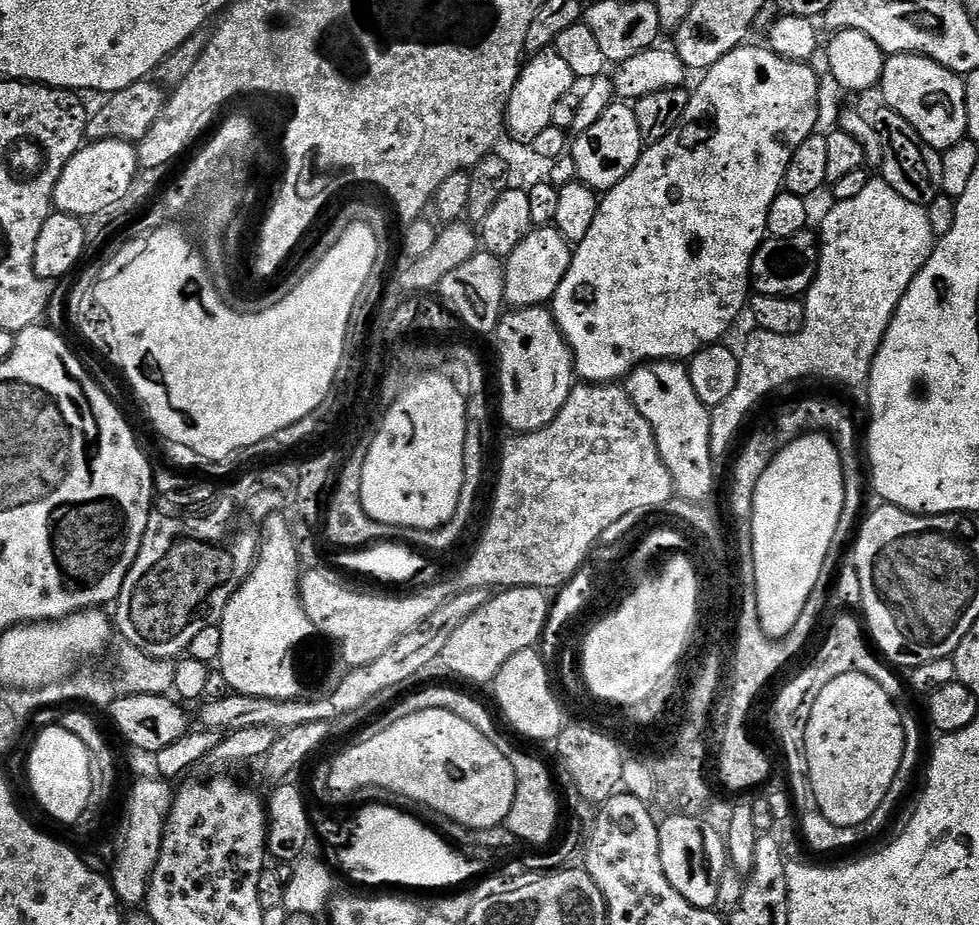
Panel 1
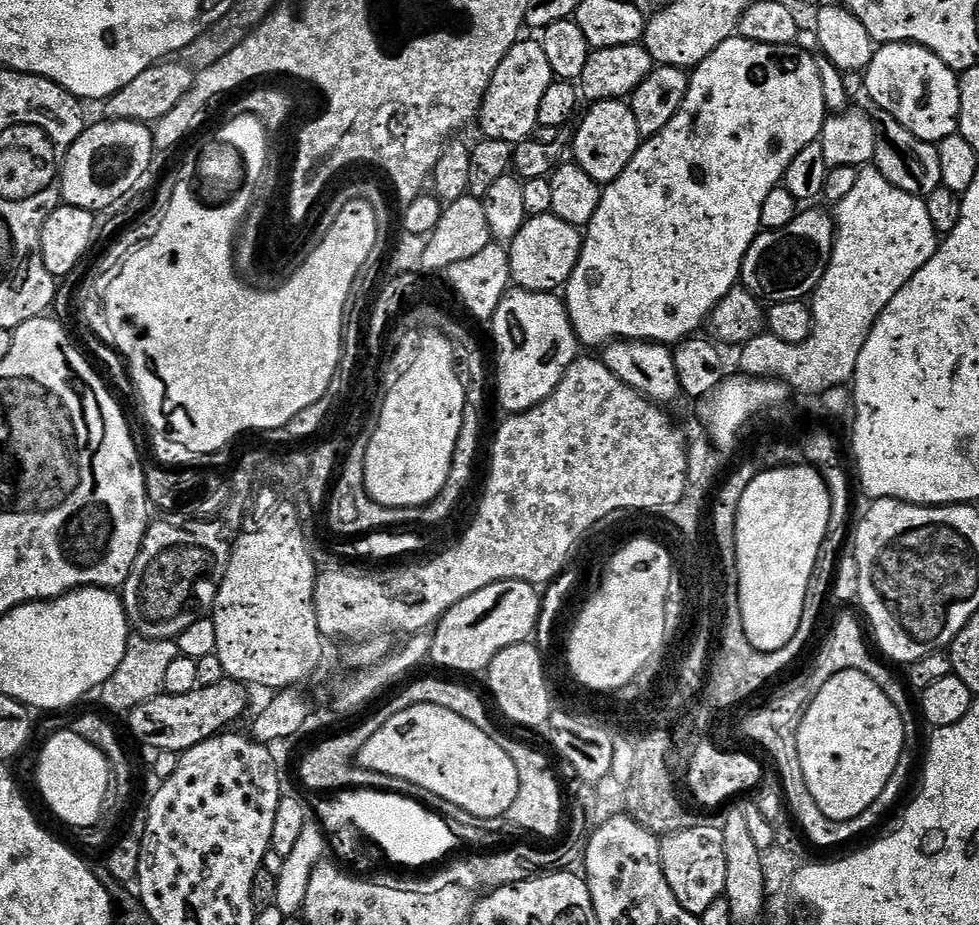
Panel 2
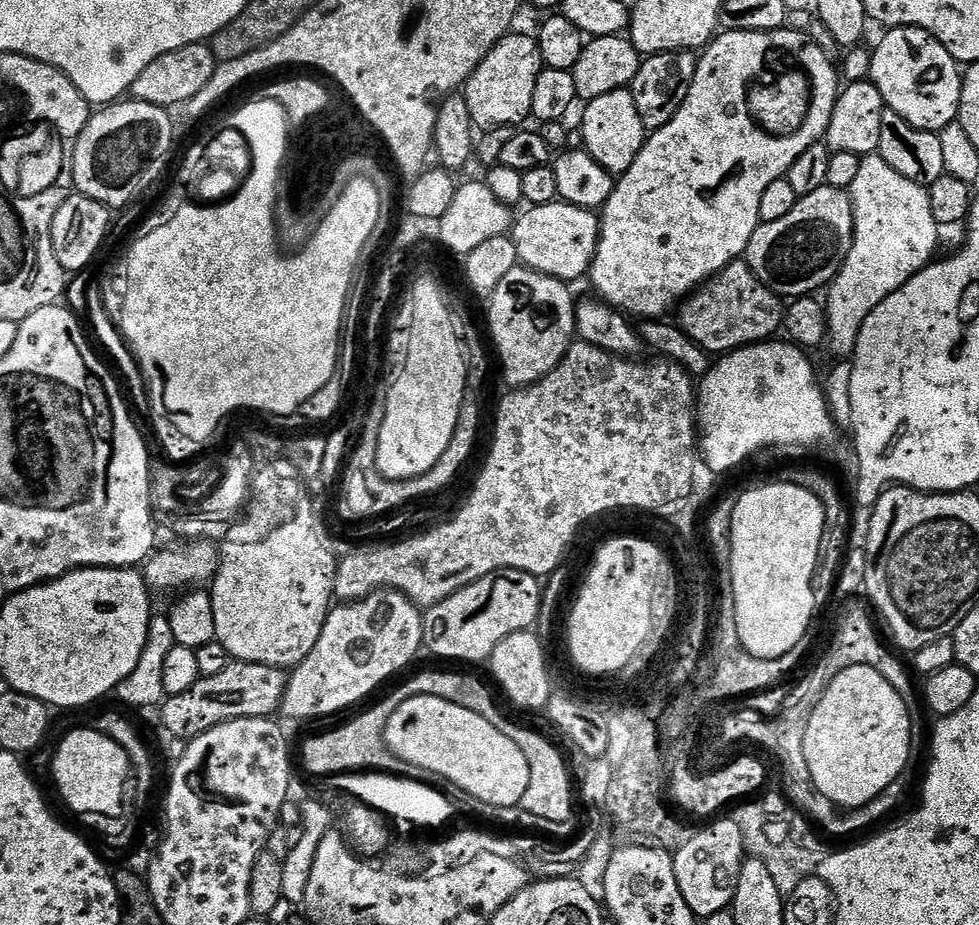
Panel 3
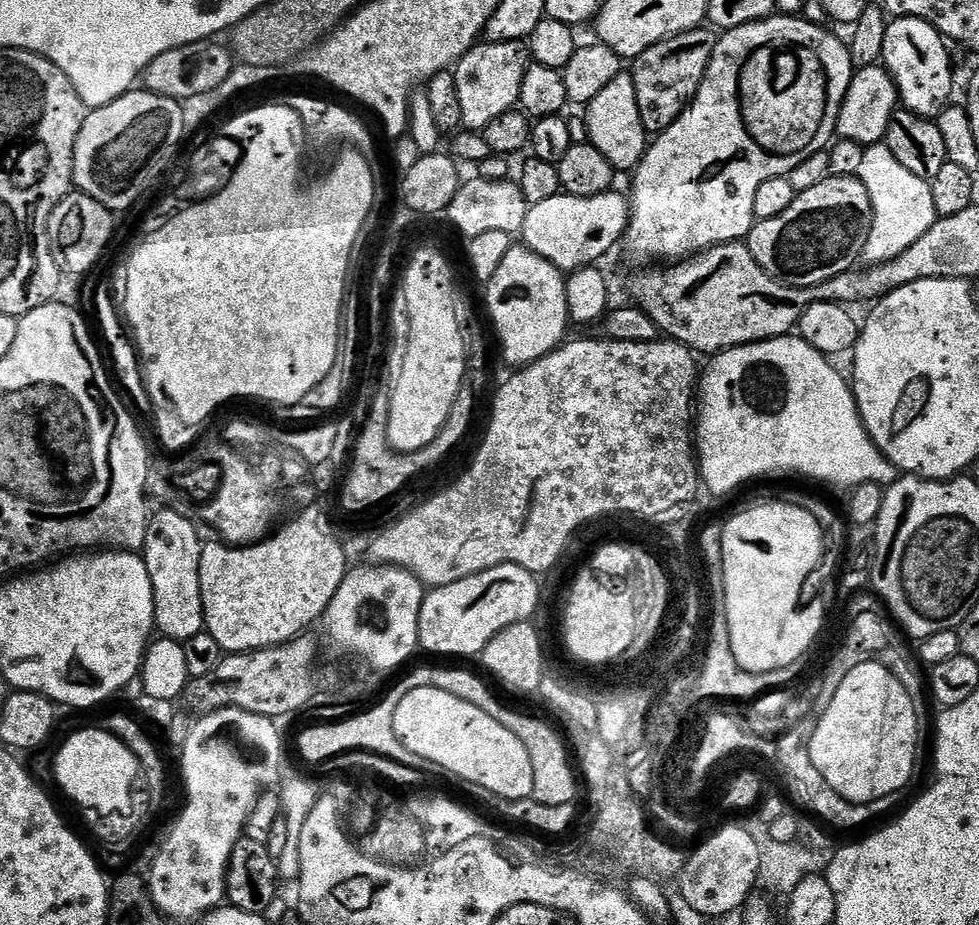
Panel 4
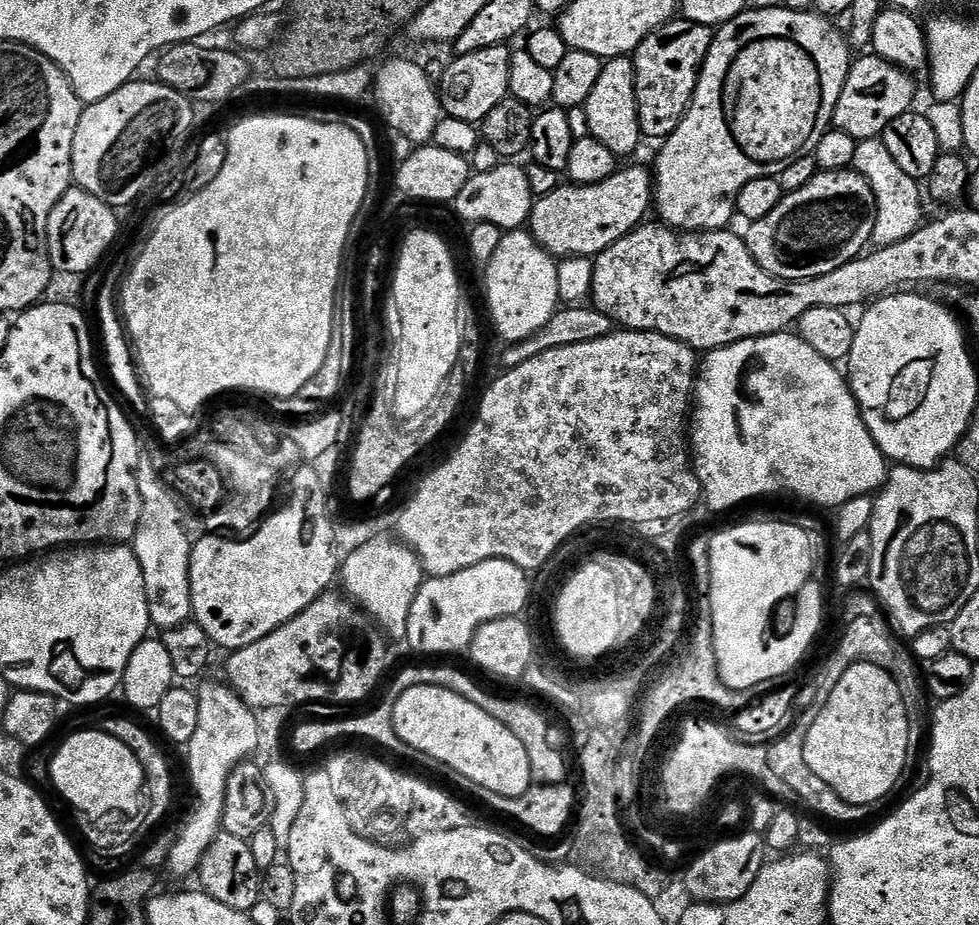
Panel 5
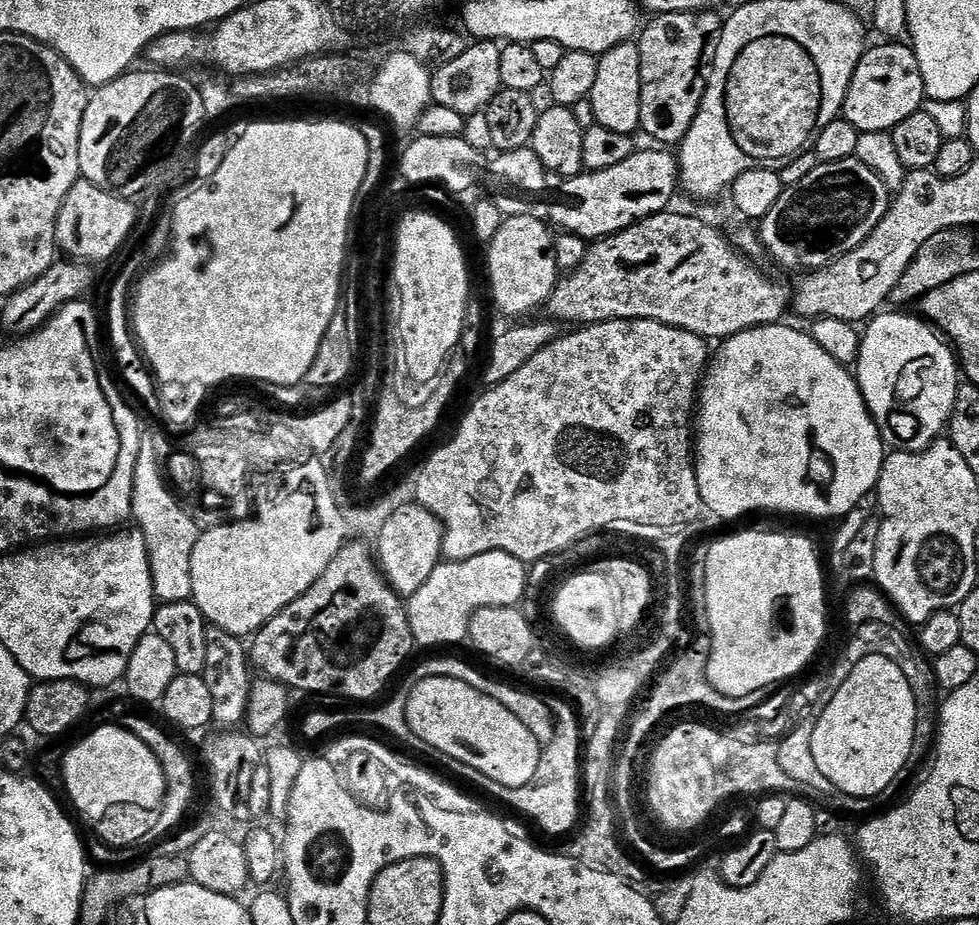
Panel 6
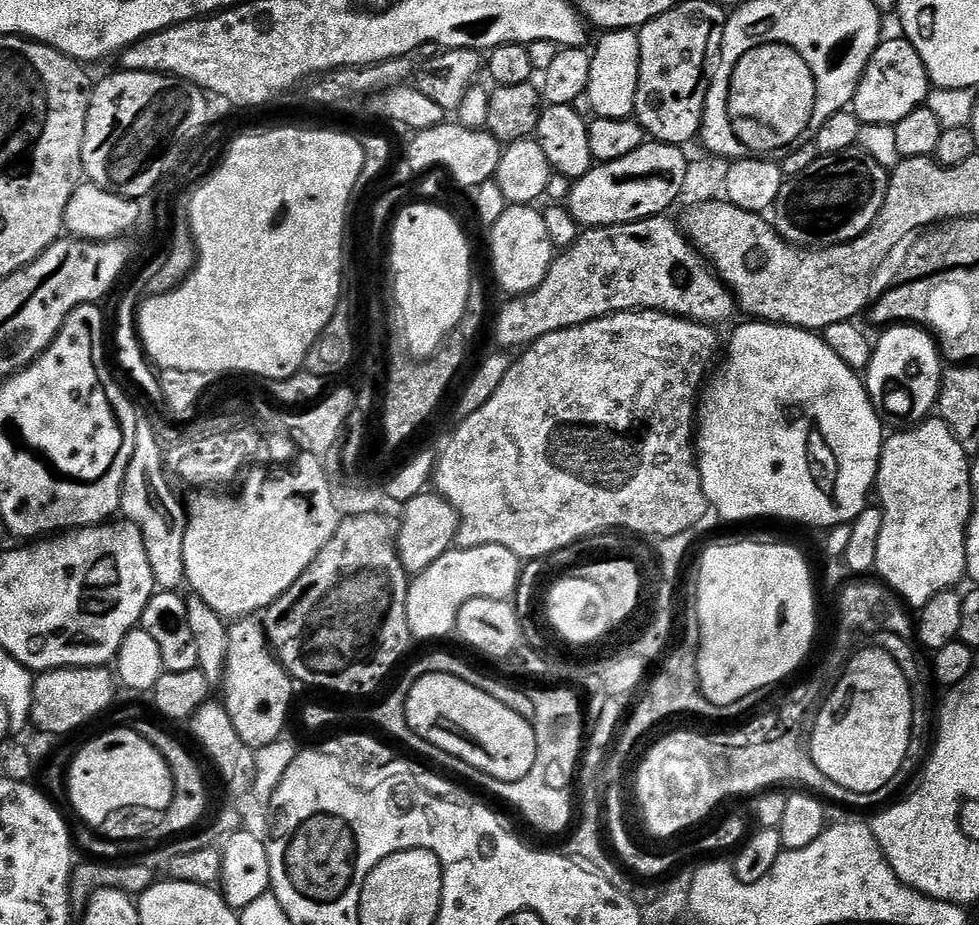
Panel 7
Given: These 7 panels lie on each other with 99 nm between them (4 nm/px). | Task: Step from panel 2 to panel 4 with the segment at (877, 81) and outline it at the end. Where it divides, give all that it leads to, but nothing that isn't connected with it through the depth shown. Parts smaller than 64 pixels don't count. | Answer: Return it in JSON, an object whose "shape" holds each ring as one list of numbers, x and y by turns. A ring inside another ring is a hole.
{"shape":[[903,16,887,23,881,61,891,74,899,101,906,110,929,117,950,100,954,76,947,46,945,37,924,19]]}

